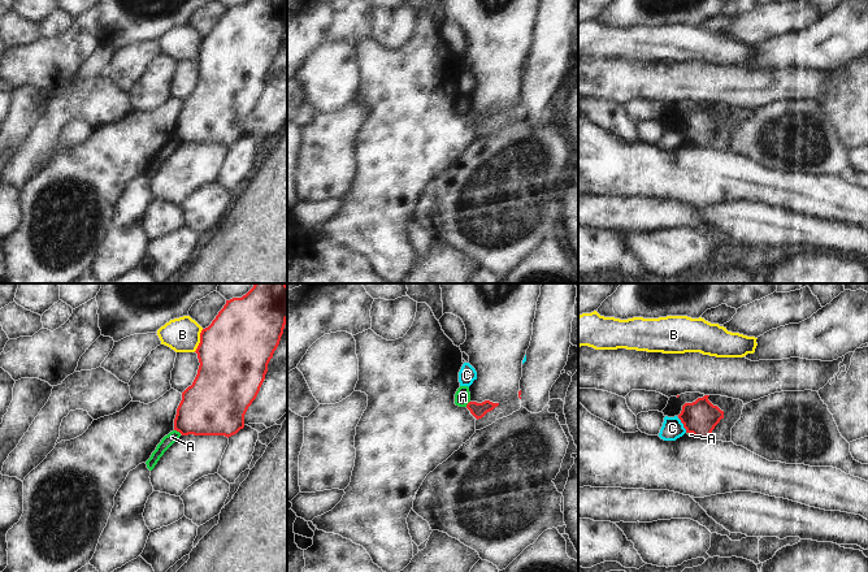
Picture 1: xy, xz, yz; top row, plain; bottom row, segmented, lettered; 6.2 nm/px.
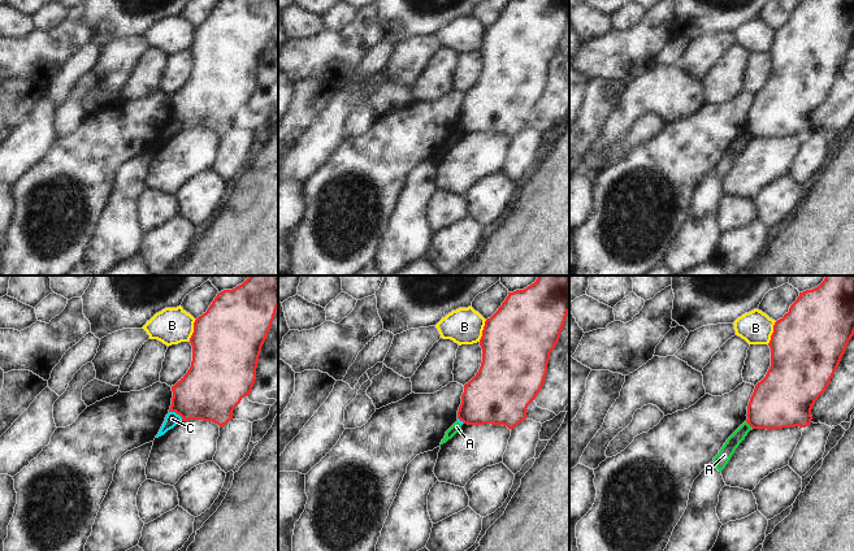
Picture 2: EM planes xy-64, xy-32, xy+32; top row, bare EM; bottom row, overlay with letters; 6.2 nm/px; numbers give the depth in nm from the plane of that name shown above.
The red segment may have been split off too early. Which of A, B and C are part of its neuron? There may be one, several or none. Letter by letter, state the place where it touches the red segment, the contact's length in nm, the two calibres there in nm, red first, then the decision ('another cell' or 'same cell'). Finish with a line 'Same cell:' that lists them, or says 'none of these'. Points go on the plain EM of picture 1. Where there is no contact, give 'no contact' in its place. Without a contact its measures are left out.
A: meets red in xy at (178, 139); contact 50 nm long; 360 nm thick on the red side, 70 nm on the other; another cell
B: meets red in xy at (200, 50); contact 160 nm long; 440 nm thick on the red side, 220 nm on the other; another cell
C: meets red in yz at (684, 134); contact 110 nm long; 220 nm thick on the red side, 130 nm on the other; another cell
Same cell: none of these

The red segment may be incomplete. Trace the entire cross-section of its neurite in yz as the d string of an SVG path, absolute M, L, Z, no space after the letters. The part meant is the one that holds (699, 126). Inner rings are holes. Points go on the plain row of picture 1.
M704 104L693 112L685 112L678 124L686 142L693 142L696 147L708 147L715 135L724 127L724 120L713 114L708 105Z

